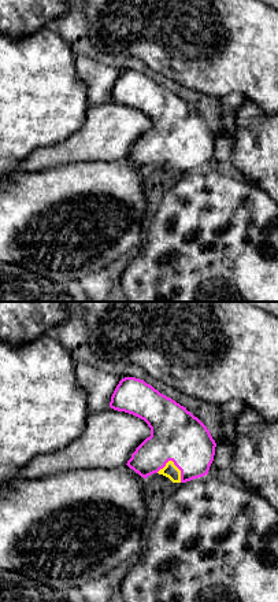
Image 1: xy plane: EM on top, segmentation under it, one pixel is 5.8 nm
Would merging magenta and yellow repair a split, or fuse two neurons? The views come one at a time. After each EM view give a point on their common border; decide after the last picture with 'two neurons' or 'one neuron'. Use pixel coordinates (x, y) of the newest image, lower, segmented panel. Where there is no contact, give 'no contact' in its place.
meets magenta at (174, 464)

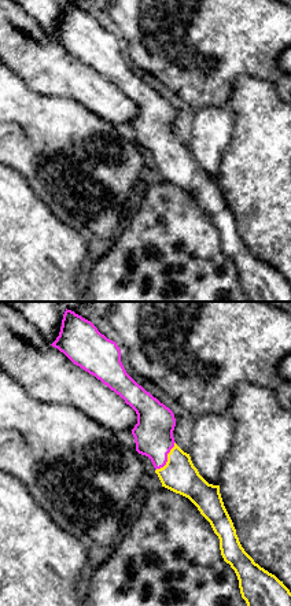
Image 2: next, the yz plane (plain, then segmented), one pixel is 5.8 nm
meets magenta at (166, 458)

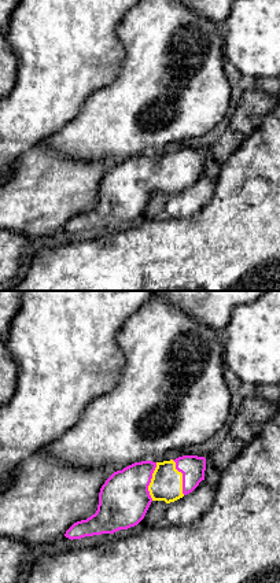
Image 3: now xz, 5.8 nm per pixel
meets magenta at (150, 482)

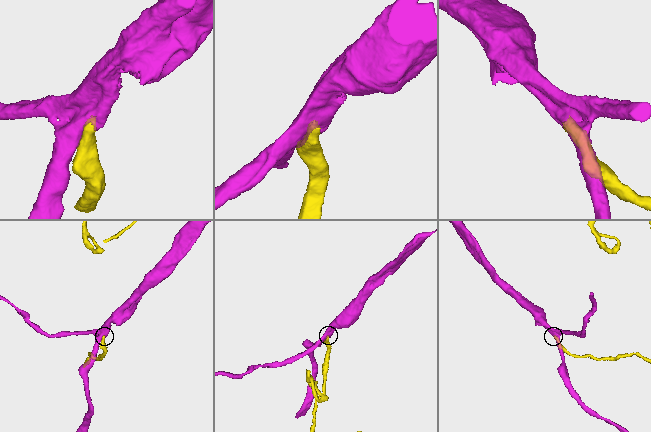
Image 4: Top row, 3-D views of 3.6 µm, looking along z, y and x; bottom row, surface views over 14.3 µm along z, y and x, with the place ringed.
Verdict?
one neuron

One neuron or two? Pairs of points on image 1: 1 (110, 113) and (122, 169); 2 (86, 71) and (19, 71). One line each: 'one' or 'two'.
1: two
2: two

